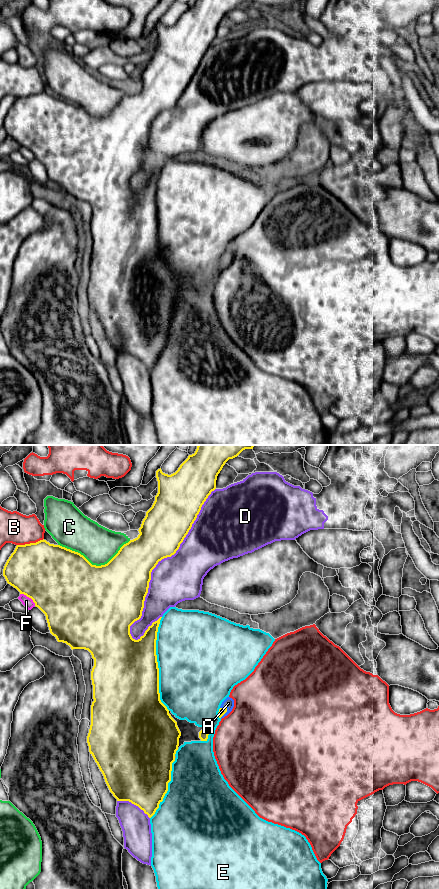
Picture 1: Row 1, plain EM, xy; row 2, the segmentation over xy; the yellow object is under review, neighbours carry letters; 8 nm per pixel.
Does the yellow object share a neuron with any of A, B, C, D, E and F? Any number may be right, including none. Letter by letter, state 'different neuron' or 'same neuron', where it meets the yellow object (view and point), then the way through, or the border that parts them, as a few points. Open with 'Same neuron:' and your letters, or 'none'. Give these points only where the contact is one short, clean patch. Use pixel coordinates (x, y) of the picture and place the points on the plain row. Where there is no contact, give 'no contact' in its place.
Same neuron: A
A: same neuron; meets yellow in xy at (225, 264); runs through xy (222, 263), (225, 264), (228, 255)
B: different neuron; meets yellow in xy at (30, 95)
C: different neuron; meets yellow in xy at (94, 117)
D: different neuron; meets yellow in xy at (159, 112)
E: different neuron; meets yellow in xy at (157, 216)
F: different neuron; meets yellow in xy at (29, 149)

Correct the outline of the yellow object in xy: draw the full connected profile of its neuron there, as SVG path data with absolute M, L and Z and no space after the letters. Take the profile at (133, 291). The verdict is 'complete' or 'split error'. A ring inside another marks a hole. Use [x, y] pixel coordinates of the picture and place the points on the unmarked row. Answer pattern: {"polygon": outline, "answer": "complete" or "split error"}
{"polygon": "M197 0L175 25L168 27L161 20L158 21L158 45L138 82L140 86L124 96L105 117L92 117L80 105L50 96L43 91L36 95L17 97L3 121L7 135L20 146L31 150L35 158L45 166L50 185L58 194L66 195L72 202L85 201L91 205L94 211L91 223L94 253L91 257L91 277L87 288L89 304L117 353L131 354L149 370L155 366L168 343L181 284L177 274L160 252L156 192L162 169L153 174L138 192L132 190L130 178L142 168L152 122L159 113L176 105L202 57L216 41L217 28L223 18L245 1L253 0Z", "answer": "complete"}

